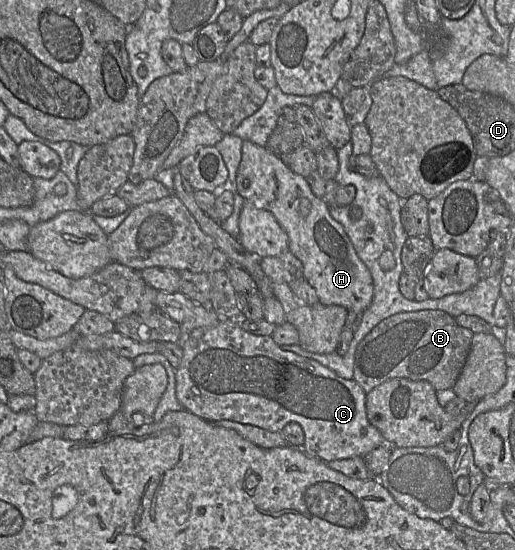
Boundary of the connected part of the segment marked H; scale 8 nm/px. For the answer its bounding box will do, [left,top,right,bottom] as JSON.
[235,140,374,312]

